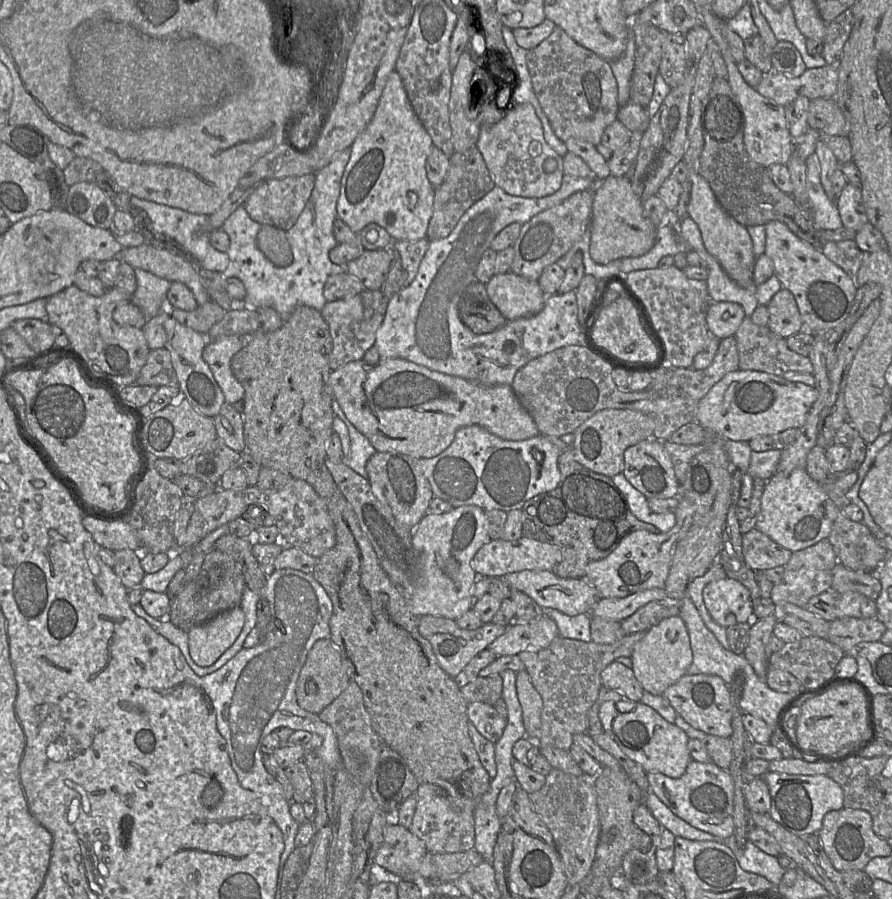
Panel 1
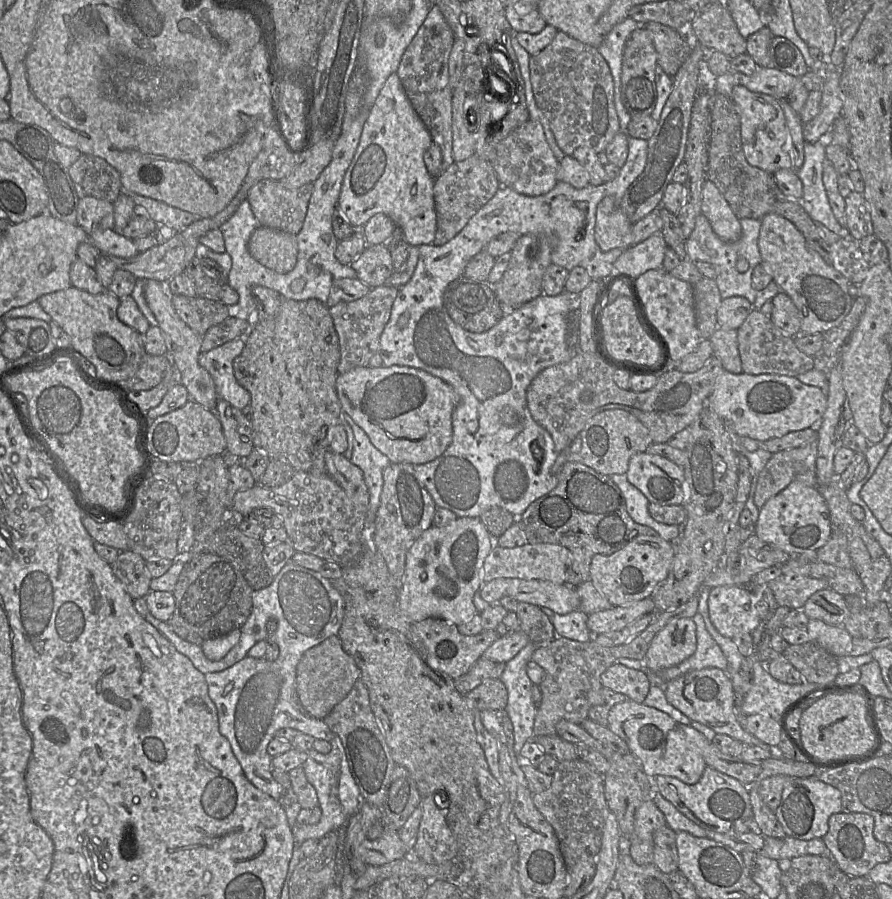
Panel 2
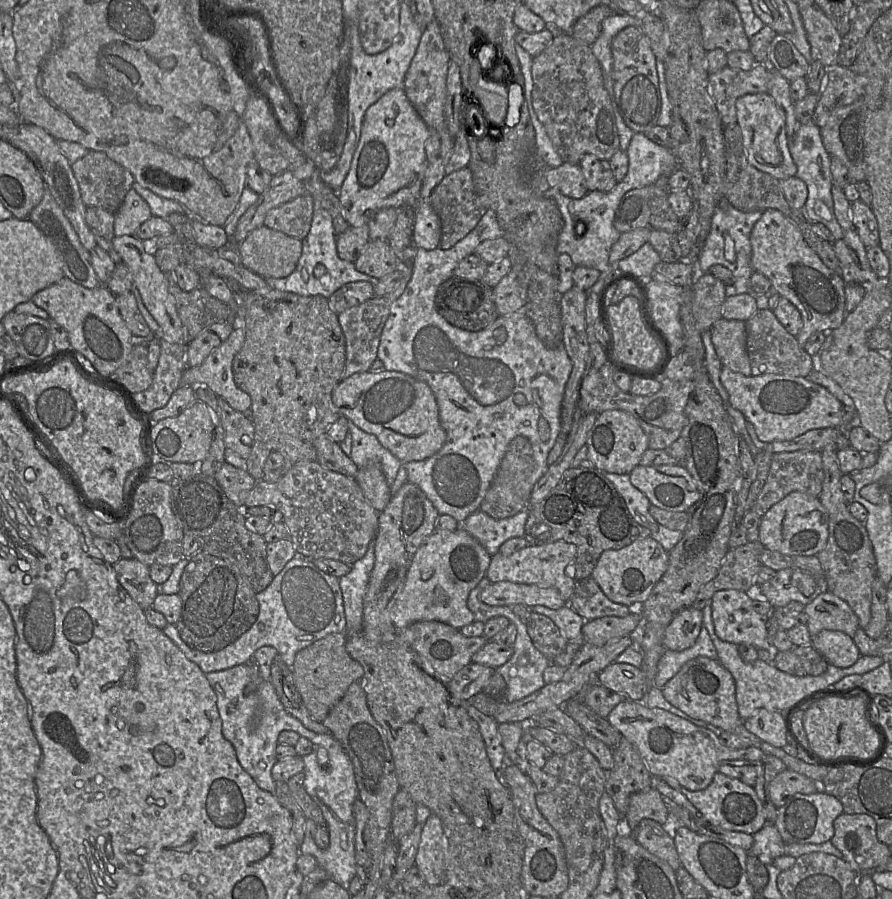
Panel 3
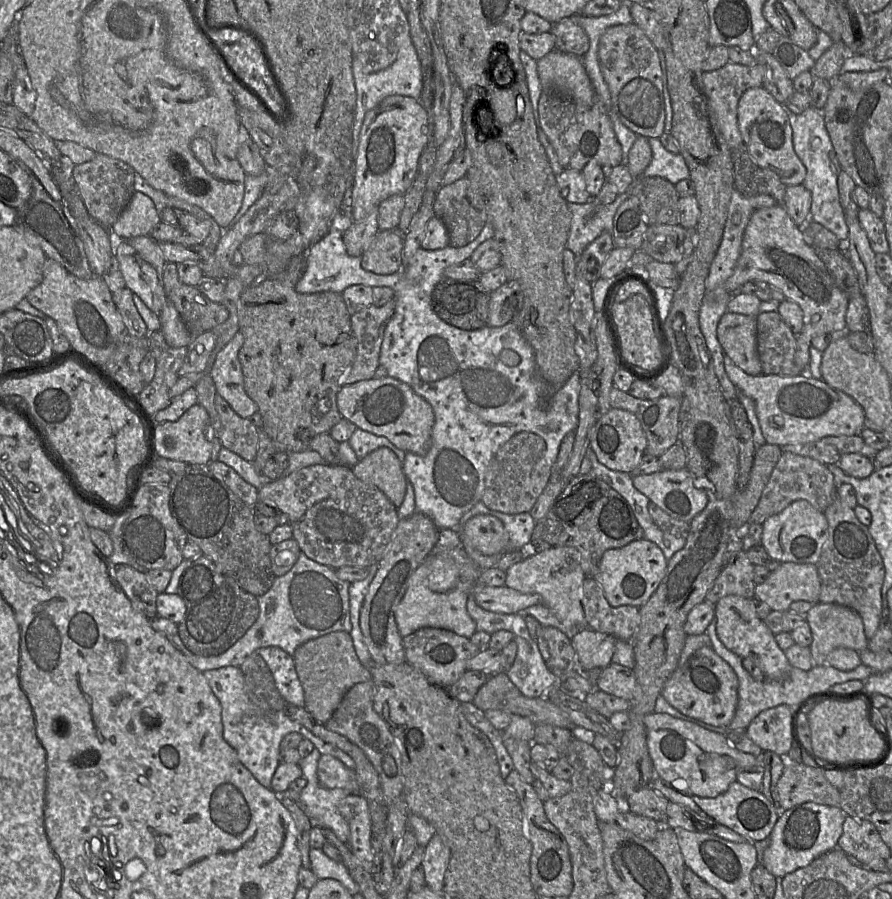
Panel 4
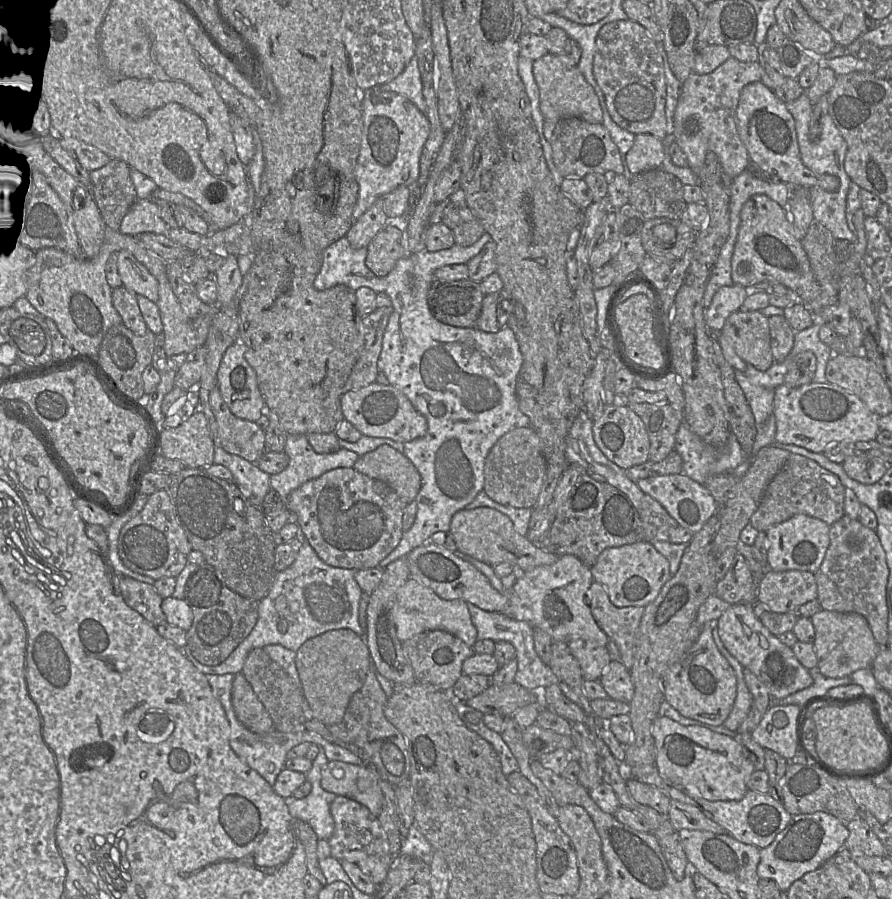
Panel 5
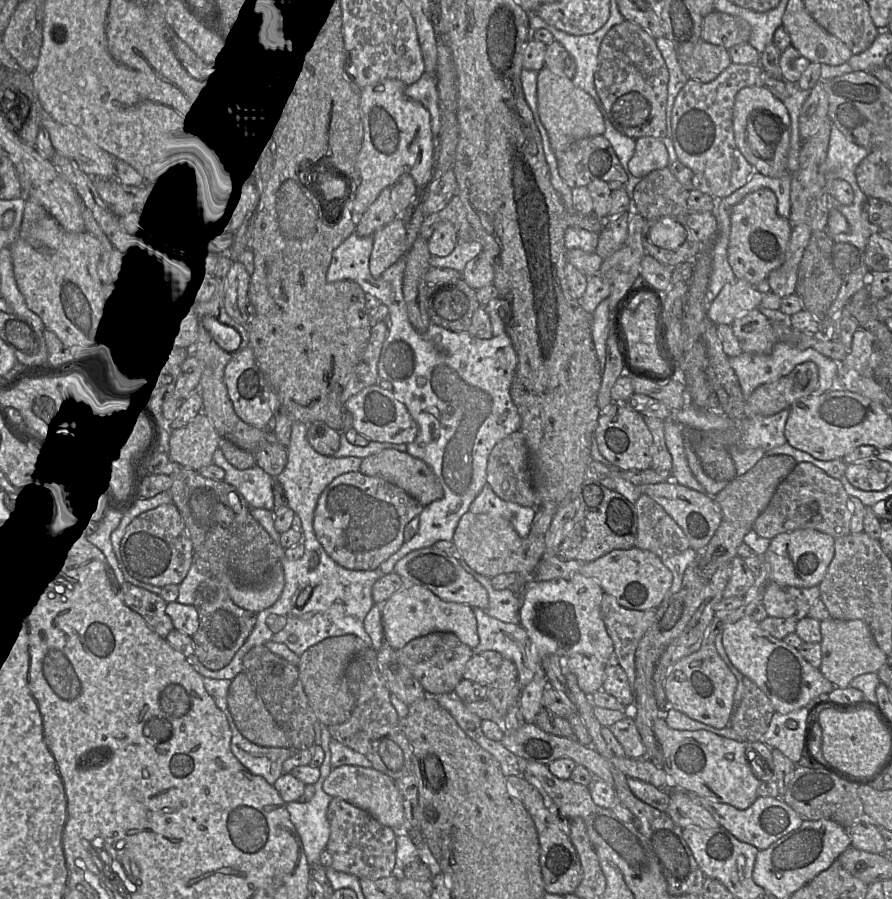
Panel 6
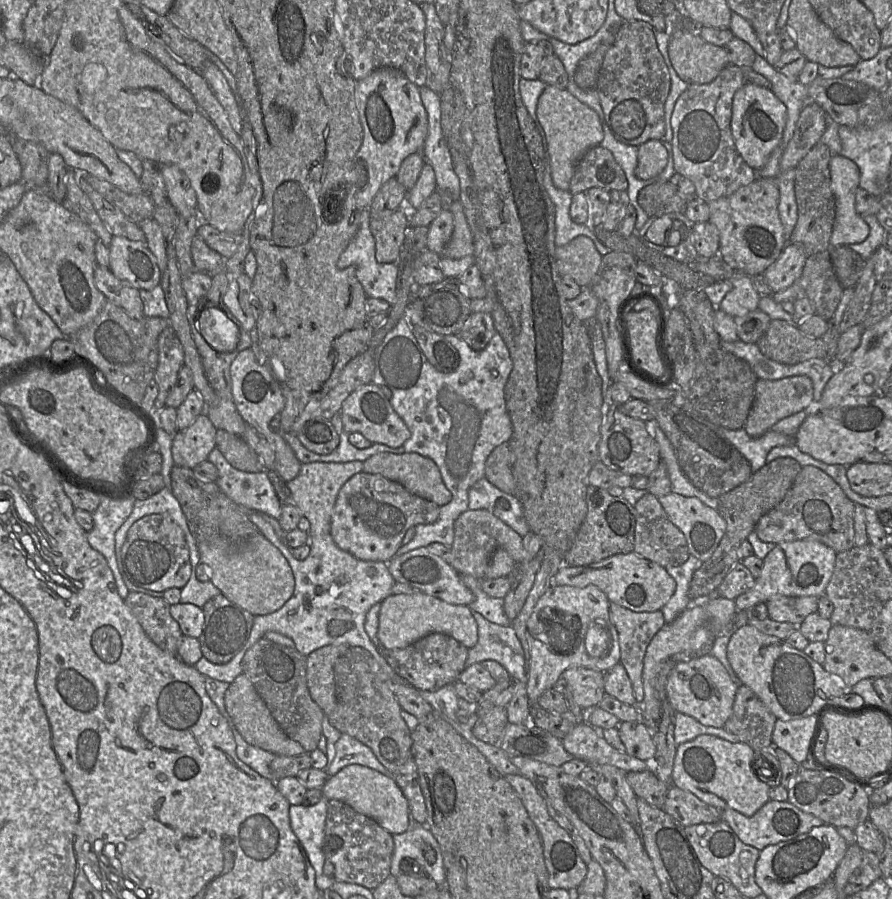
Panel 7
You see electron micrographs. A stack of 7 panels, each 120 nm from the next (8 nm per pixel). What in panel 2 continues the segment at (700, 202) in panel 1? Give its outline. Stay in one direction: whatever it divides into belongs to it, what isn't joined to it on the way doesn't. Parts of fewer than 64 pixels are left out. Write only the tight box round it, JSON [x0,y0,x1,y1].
[701,179,741,243]

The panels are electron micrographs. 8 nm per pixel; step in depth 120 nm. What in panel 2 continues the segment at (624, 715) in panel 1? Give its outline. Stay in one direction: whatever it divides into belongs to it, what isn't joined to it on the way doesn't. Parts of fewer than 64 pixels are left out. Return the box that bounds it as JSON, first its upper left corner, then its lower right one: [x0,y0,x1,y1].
[607,699,711,785]

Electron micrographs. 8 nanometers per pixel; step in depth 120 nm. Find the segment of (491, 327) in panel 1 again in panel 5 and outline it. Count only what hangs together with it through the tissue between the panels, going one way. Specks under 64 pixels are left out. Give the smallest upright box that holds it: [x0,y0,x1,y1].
[427,280,486,328]

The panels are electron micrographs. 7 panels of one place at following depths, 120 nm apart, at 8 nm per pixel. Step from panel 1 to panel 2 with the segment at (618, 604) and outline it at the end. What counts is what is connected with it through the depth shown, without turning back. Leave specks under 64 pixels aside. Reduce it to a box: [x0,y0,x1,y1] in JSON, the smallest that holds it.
[588,597,657,635]

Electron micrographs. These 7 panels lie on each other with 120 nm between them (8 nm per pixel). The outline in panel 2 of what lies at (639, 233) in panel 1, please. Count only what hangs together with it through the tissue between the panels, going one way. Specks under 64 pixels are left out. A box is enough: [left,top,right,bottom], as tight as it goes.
[595,196,632,252]

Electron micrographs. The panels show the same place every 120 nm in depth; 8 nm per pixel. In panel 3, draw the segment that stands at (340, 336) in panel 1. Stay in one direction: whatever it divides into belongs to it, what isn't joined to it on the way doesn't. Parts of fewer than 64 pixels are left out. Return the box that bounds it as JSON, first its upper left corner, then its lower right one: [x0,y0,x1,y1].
[338,267,412,379]

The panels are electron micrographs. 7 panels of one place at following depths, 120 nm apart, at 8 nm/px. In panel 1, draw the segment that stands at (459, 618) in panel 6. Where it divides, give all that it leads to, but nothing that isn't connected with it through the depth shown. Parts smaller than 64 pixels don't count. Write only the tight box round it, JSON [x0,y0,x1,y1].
[407,506,489,621]

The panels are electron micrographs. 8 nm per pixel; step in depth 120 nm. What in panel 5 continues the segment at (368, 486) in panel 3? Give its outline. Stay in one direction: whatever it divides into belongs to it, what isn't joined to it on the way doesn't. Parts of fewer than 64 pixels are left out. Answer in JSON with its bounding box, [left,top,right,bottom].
[353,445,421,504]

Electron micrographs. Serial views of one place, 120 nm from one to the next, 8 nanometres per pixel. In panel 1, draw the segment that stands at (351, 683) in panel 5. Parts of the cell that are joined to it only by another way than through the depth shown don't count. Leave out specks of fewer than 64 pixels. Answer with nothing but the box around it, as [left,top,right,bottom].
[296,638,350,714]

